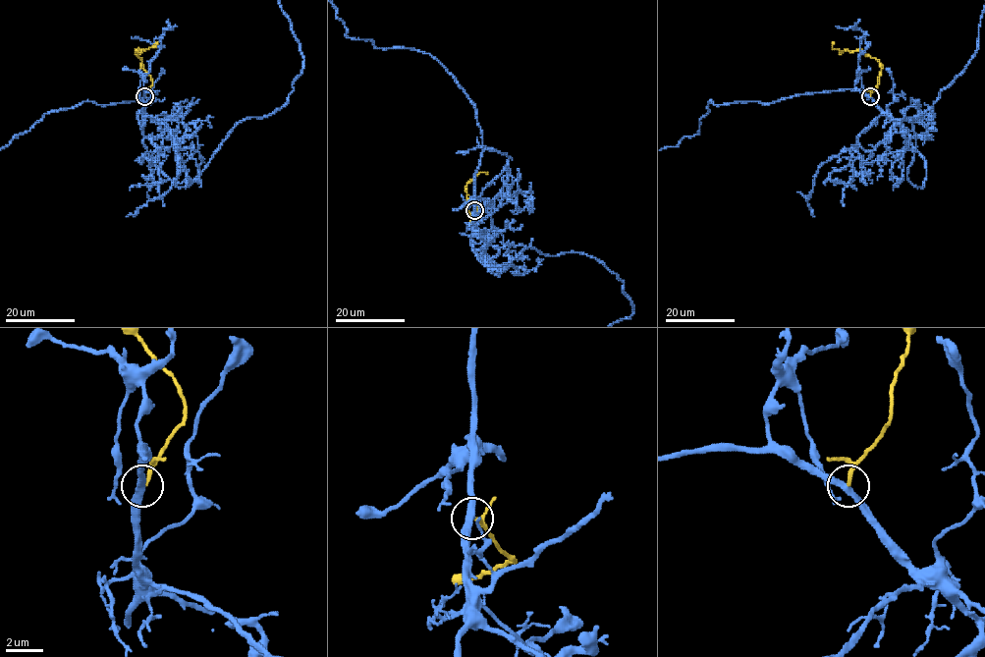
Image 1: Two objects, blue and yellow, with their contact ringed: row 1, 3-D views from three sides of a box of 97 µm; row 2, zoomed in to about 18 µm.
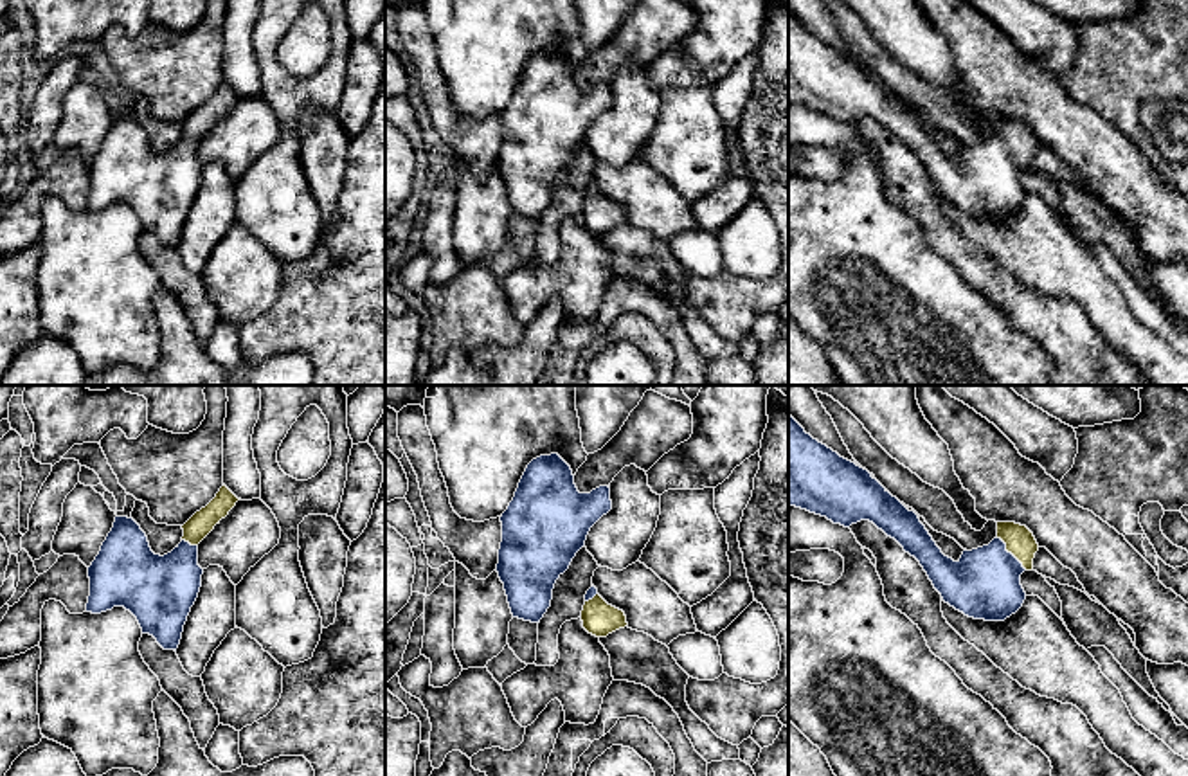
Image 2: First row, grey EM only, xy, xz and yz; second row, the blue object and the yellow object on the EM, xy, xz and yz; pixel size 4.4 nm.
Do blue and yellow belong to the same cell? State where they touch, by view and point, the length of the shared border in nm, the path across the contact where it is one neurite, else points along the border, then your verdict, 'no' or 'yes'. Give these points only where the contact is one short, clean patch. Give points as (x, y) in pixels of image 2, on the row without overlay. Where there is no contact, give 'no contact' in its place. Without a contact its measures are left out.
meets blue in yz at (1010, 150); contact 200 nm long; runs through yz (985, 180), (1010, 150), (1019, 137); yes

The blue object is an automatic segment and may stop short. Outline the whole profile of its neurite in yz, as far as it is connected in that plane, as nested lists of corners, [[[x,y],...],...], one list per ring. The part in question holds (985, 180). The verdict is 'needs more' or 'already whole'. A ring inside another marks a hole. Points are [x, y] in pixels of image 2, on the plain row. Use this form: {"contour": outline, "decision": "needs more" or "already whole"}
{"contour": [[[788,11],[788,103],[826,113],[833,121],[850,124],[860,117],[873,119],[887,133],[895,135],[905,149],[914,153],[943,198],[974,216],[1004,218],[1015,211],[1026,189],[1021,171],[1033,166],[1039,140],[1033,130],[1015,119],[997,119],[997,133],[983,144],[963,148],[954,158],[936,142],[914,108],[909,108],[893,94],[871,70],[855,59],[841,54],[826,41],[814,36]]], "decision": "needs more"}

